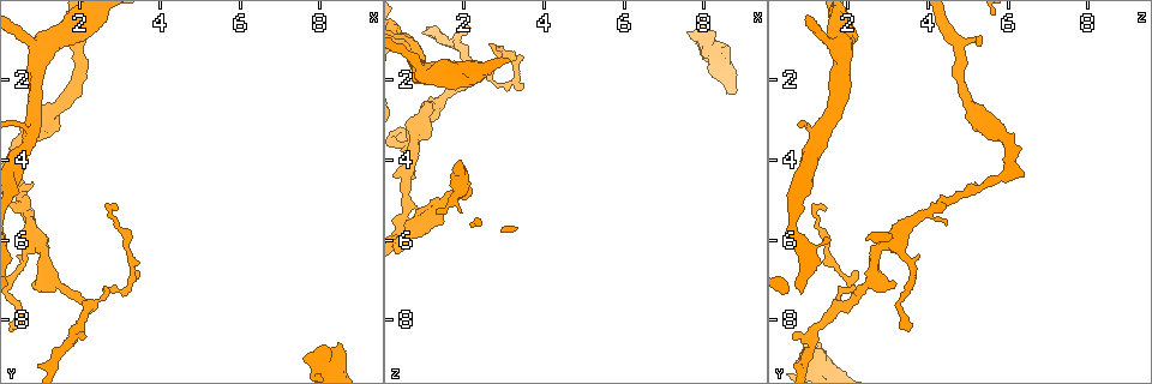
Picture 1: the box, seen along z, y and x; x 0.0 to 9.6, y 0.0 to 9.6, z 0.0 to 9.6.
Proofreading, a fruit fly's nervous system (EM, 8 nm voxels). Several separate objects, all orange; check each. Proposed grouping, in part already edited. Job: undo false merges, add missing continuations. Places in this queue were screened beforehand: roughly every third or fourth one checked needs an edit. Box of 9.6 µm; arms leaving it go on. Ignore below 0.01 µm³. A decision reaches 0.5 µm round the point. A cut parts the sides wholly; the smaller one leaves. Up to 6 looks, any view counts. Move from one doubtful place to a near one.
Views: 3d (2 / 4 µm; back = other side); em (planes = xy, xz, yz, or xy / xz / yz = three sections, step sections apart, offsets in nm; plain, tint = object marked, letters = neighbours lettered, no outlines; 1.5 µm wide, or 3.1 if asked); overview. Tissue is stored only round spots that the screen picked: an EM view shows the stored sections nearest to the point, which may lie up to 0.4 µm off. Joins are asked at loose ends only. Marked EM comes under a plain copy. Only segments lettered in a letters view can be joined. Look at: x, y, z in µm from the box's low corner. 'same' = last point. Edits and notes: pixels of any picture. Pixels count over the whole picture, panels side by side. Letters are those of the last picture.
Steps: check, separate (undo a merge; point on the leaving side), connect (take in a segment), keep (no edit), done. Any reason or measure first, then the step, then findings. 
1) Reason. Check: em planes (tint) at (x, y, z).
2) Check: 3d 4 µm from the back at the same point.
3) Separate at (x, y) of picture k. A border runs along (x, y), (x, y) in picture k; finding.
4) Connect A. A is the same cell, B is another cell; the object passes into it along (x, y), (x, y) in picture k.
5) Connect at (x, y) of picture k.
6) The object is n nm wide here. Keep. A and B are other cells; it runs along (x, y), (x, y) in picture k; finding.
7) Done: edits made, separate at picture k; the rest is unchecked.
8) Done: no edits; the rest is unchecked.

Thin arm on a thick one. Check: em xz step 8 (letters) at (0.80, 3.20, 1.40).

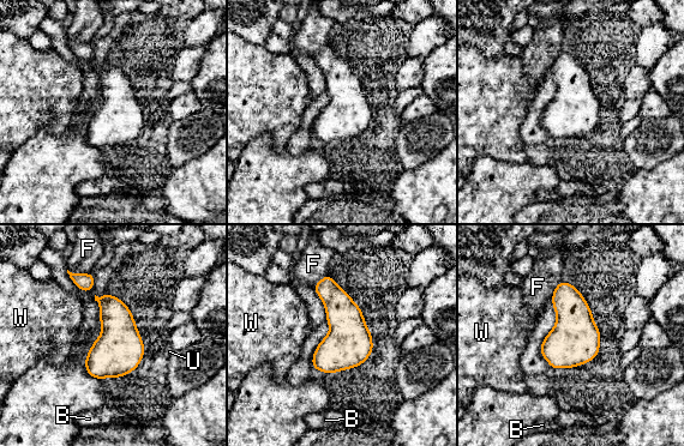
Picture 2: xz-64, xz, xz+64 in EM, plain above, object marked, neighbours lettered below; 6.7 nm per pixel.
The object is 300 nm wide here. Keep. B, F, U and W are other cells; continuous, no second cell.

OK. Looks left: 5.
An open end. Check: 3d 4 µm at (2.10, 8.50, 0.65).

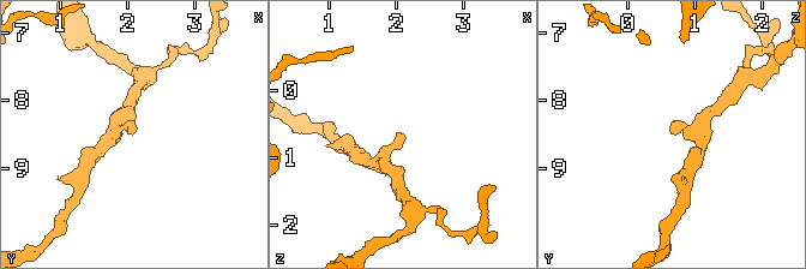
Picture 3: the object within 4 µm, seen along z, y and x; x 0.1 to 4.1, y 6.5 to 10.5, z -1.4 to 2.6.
Check: em xz step 4 (letters) at (2.05, 8.45, 0.60).

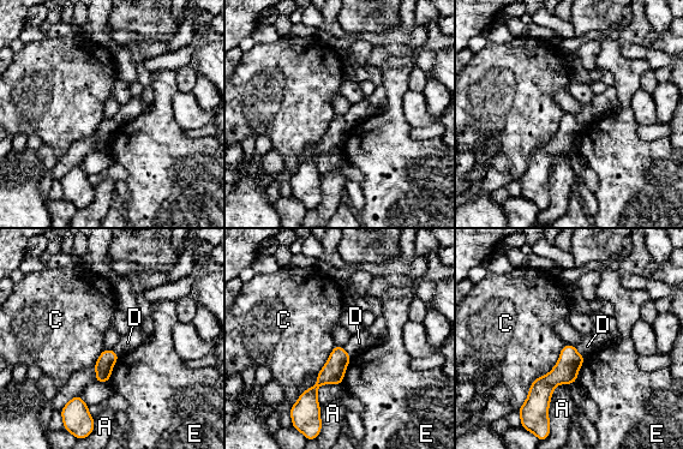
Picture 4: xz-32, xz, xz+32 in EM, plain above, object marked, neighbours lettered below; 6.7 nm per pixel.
The longest contact is with C, 550 nm. Keep. A, C, D and E are other cells; it runs along (571, 348), (569, 363), (532, 403) in picture 4; none of them fits.

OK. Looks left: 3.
Sharp bend. Check: em xz step 4 (tint) at (3.20, 7.20, 2.10).

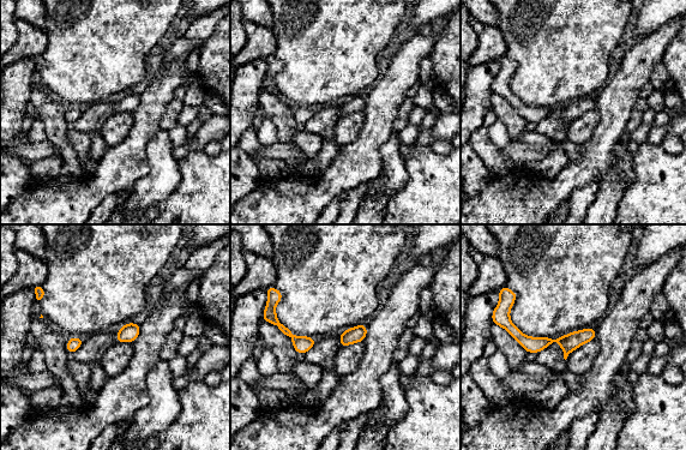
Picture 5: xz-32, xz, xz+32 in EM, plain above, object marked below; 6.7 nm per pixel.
Another direction. Check: em planes (tint) at the same point.

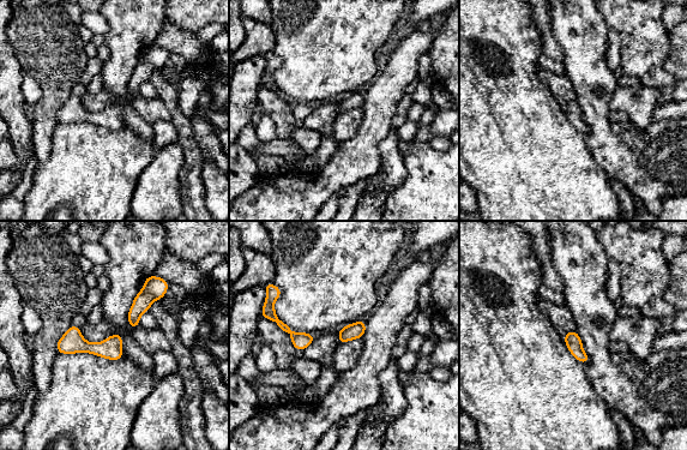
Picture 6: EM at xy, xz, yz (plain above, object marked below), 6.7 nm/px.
See the neighbours. Check: em planes (letters) at the same point.

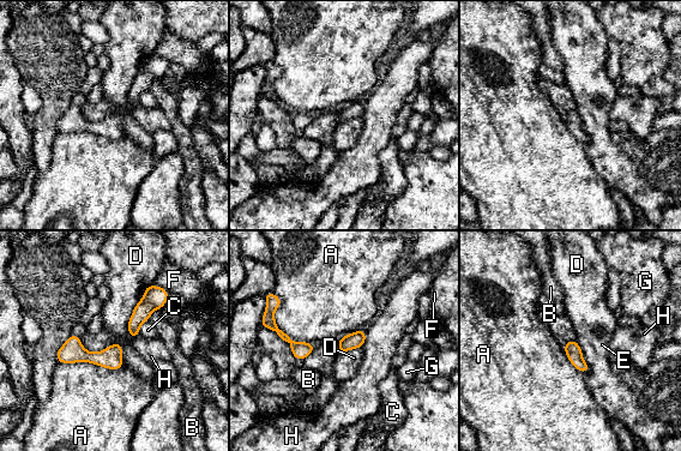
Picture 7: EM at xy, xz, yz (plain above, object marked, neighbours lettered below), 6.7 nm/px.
The longest contact is with A, 440 nm. Keep. A, B, C, D, E, F, G and H are other cells; it runs along (59, 355), (84, 355), (120, 362) in picture 7; all the same cell.

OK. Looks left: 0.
Done: no edits; the rest is unchecked.

